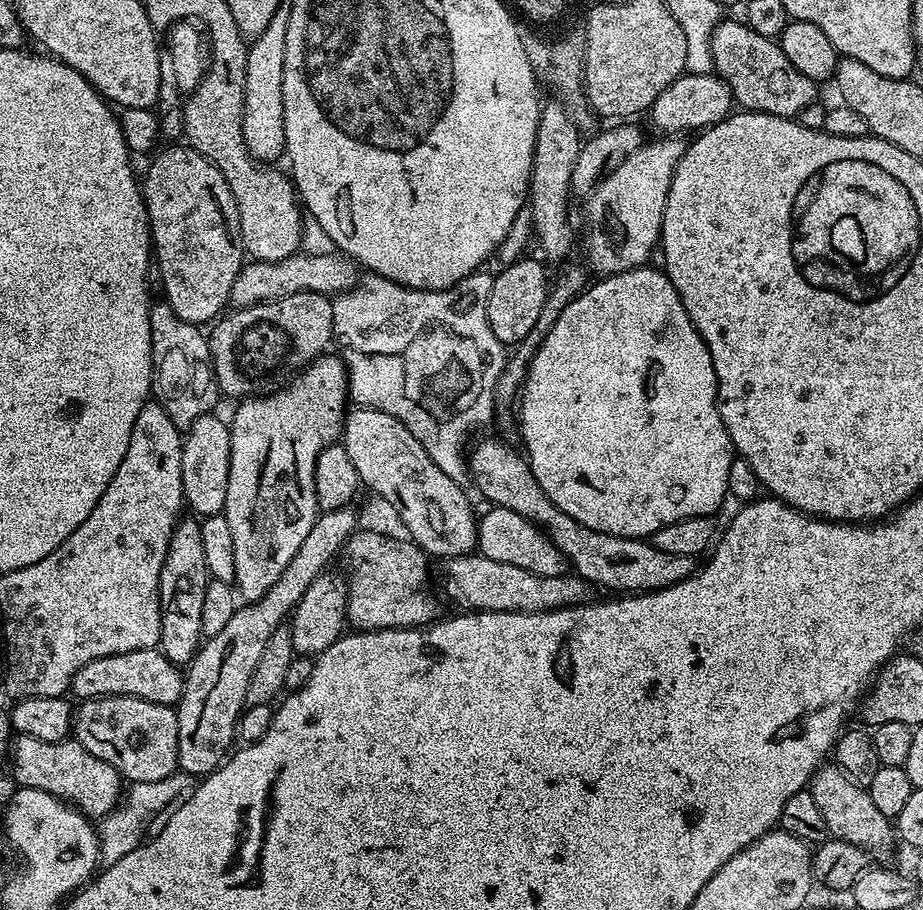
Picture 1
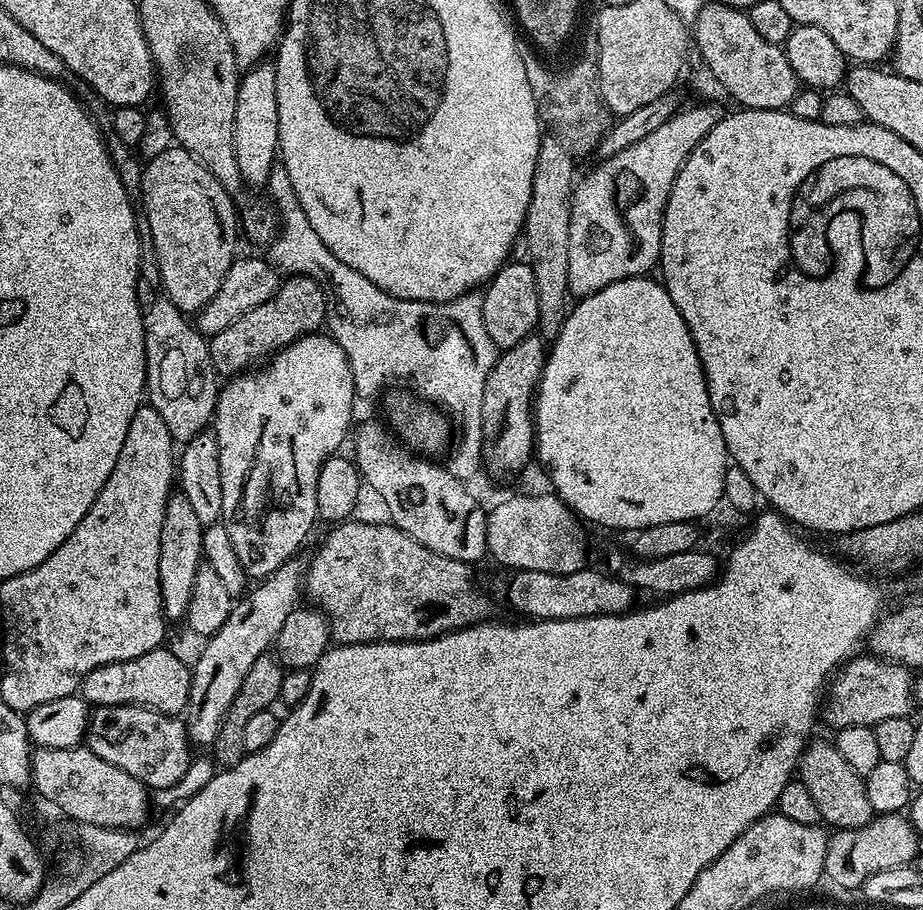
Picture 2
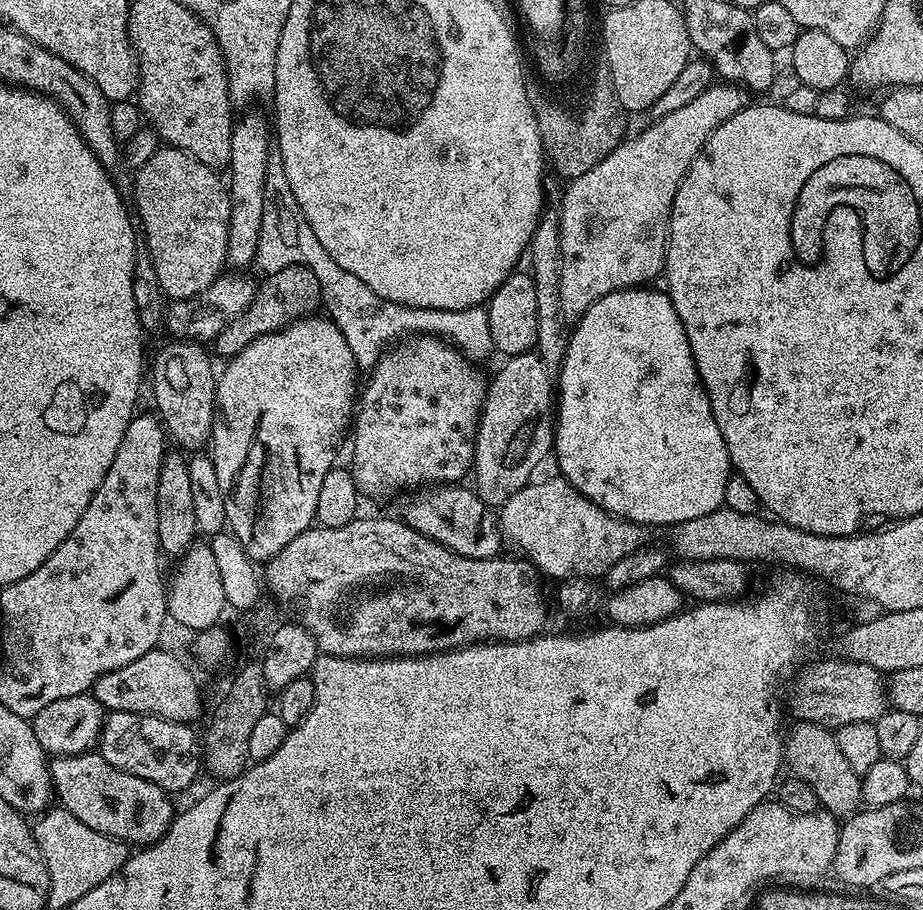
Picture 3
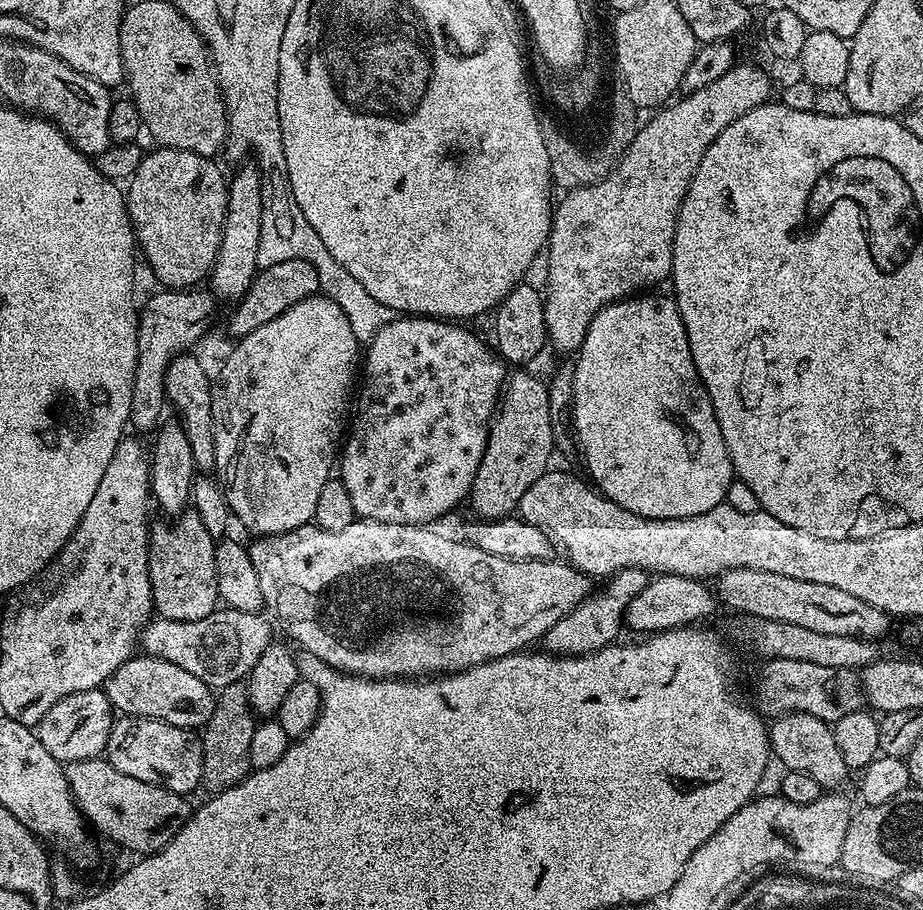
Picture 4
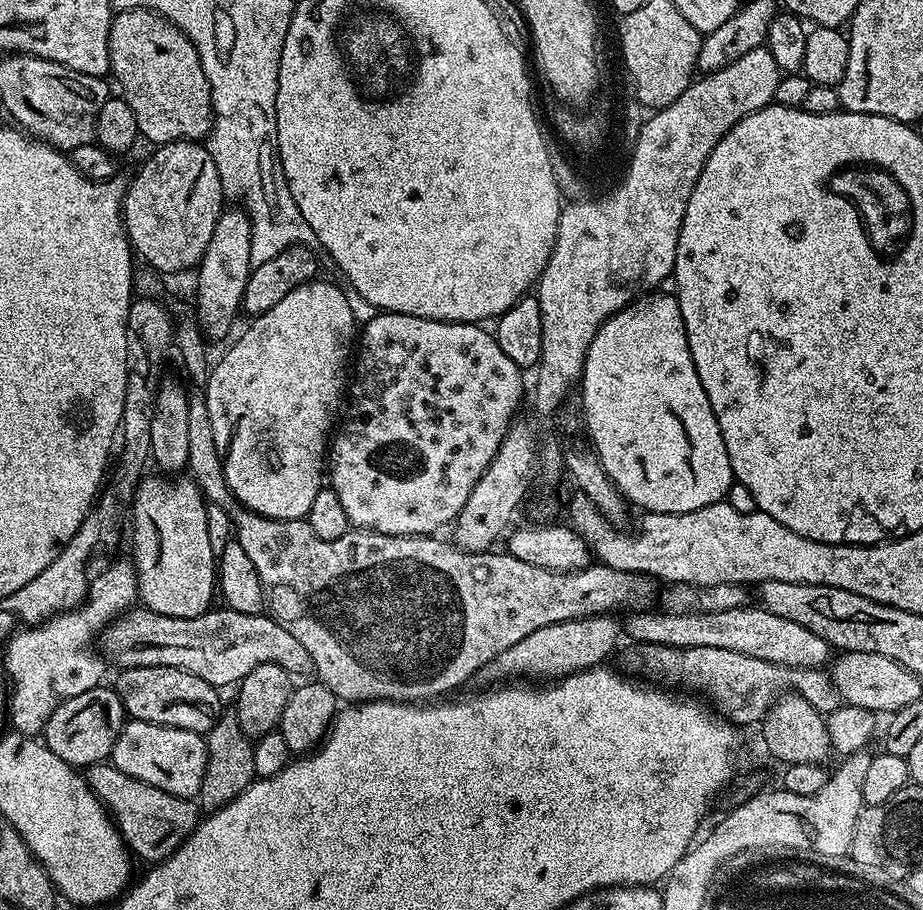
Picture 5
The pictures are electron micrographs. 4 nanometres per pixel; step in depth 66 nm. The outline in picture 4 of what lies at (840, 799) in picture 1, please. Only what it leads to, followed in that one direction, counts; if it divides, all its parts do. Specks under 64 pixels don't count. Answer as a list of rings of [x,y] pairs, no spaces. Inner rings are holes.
[[[790,712],[787,716],[775,717],[770,724],[770,752],[785,764],[783,767],[787,771],[810,774],[810,778],[814,778],[814,782],[818,782],[824,790],[839,789],[836,787],[850,776],[850,769],[846,762],[842,762],[830,725],[810,714]]]

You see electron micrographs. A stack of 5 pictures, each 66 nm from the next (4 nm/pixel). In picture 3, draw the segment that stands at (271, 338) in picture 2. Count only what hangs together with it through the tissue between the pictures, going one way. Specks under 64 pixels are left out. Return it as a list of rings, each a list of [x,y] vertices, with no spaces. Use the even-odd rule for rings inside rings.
[[[288,264],[282,270],[272,272],[268,280],[256,289],[254,302],[241,313],[236,320],[230,321],[214,339],[214,346],[224,355],[224,358],[237,356],[242,349],[250,346],[259,336],[282,330],[287,324],[311,316],[321,307],[320,283],[314,278],[314,270],[301,264]]]

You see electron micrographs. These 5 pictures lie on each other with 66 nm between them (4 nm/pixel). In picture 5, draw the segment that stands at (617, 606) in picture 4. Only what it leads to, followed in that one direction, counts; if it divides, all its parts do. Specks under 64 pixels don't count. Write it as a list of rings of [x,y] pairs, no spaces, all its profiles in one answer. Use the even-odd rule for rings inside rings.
[[[605,614],[542,626],[542,630],[534,630],[534,634],[526,634],[526,638],[510,646],[510,650],[502,650],[498,658],[480,669],[479,679],[504,682],[507,676],[541,676],[541,681],[555,682],[561,676],[603,665],[607,661],[604,659],[615,650],[622,637],[622,624],[616,618],[615,615]]]

